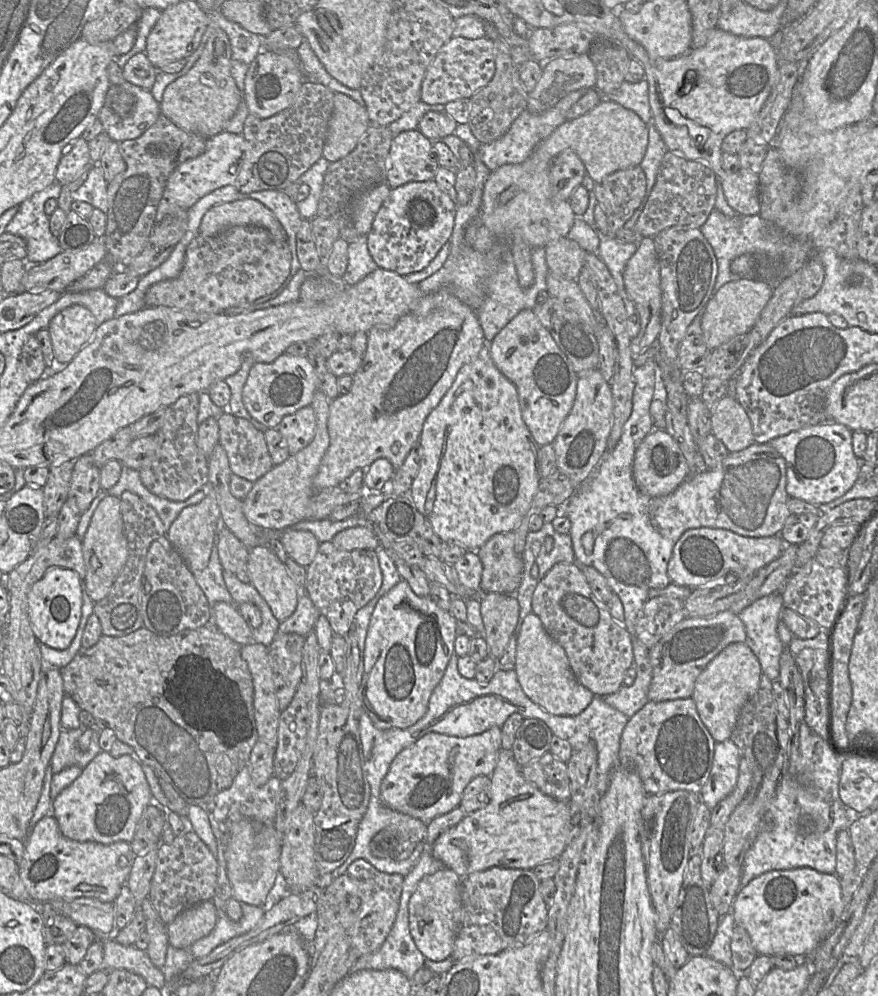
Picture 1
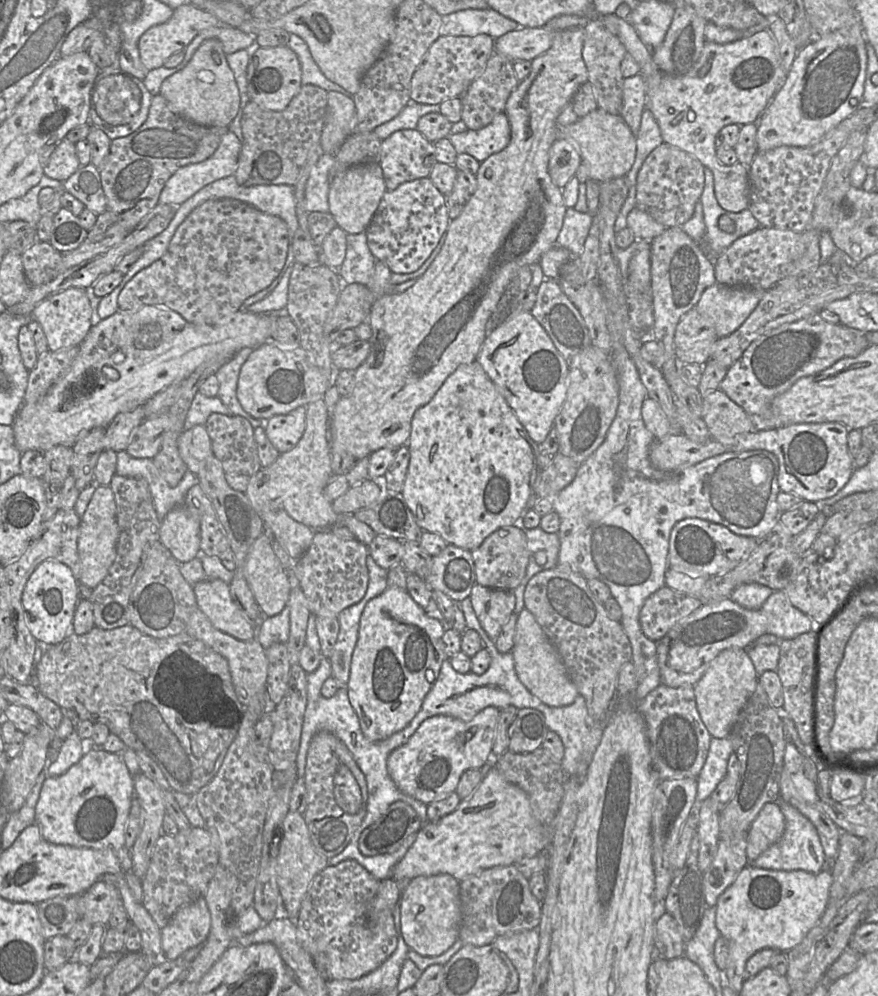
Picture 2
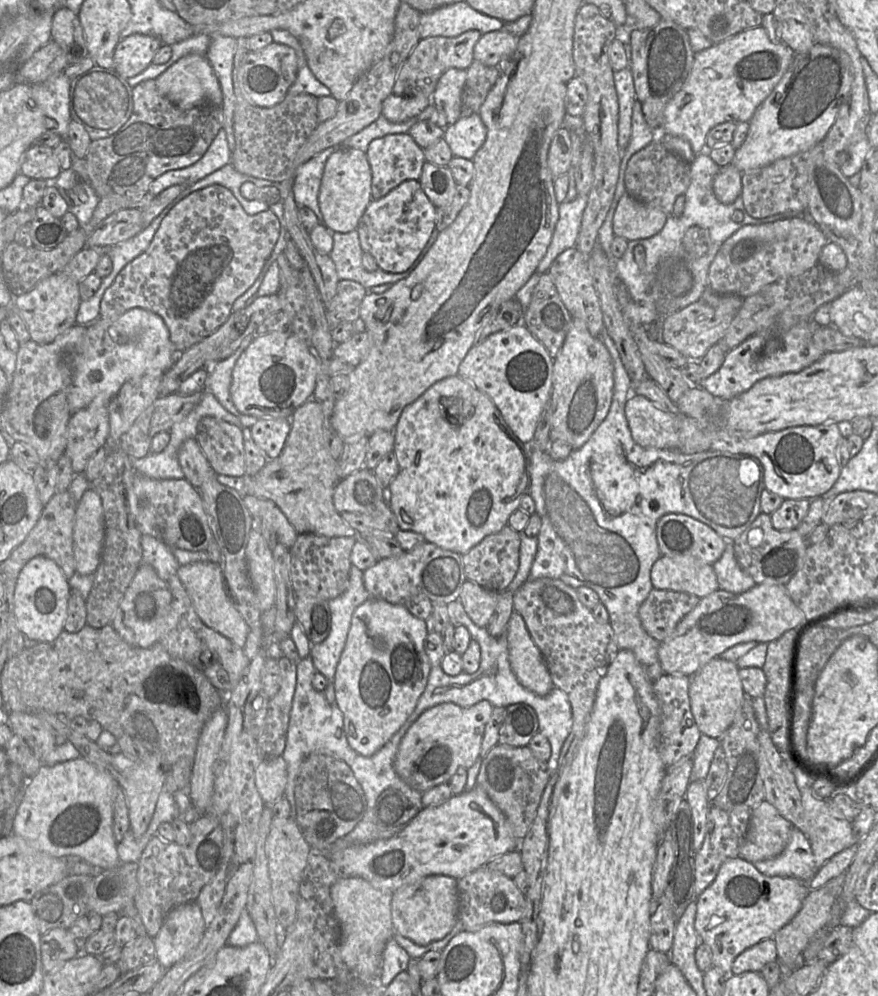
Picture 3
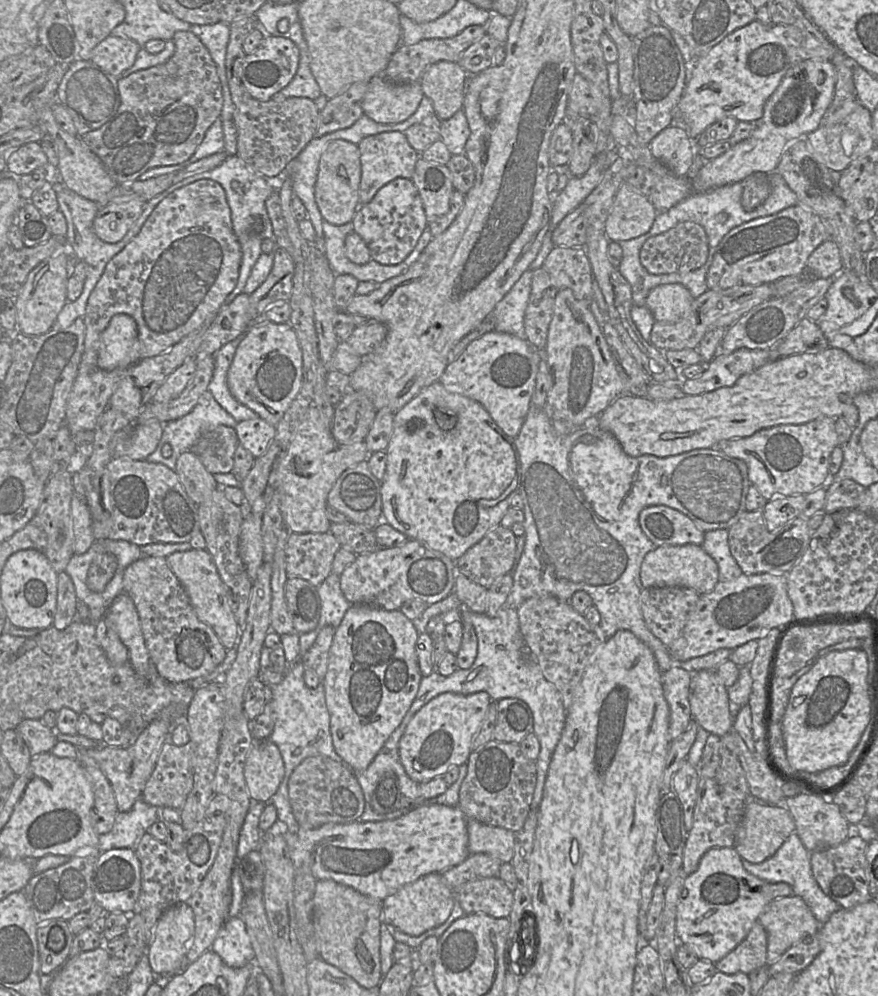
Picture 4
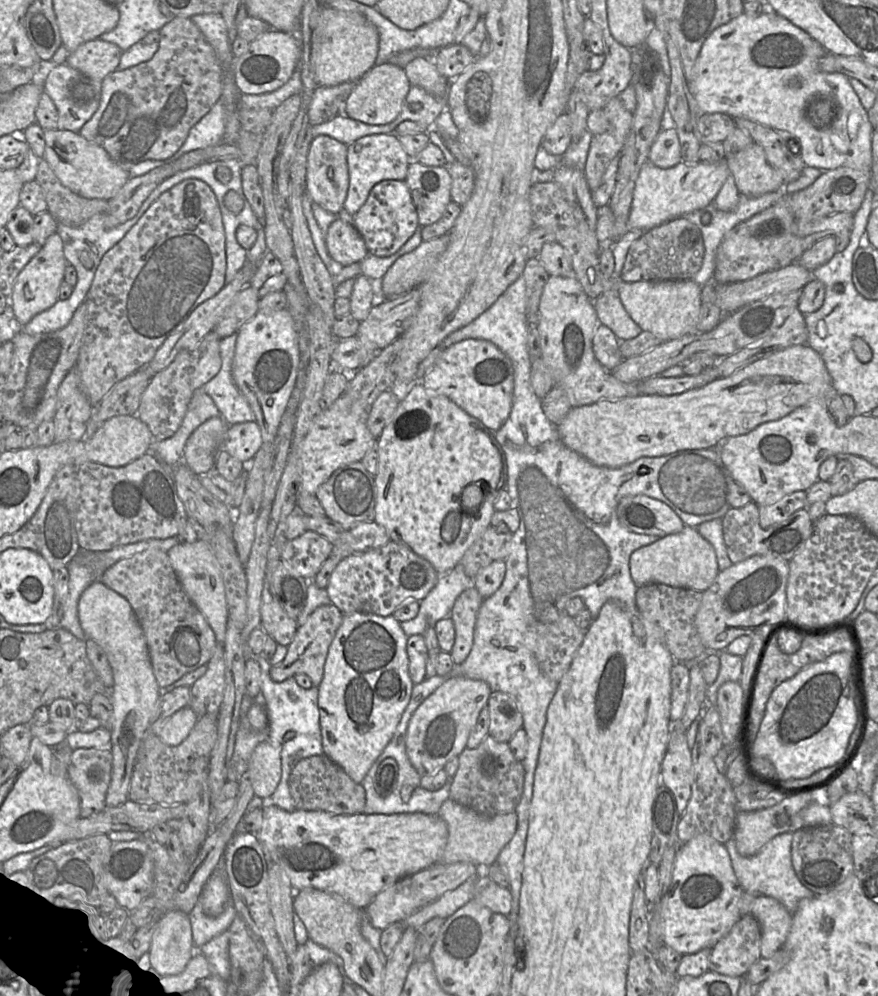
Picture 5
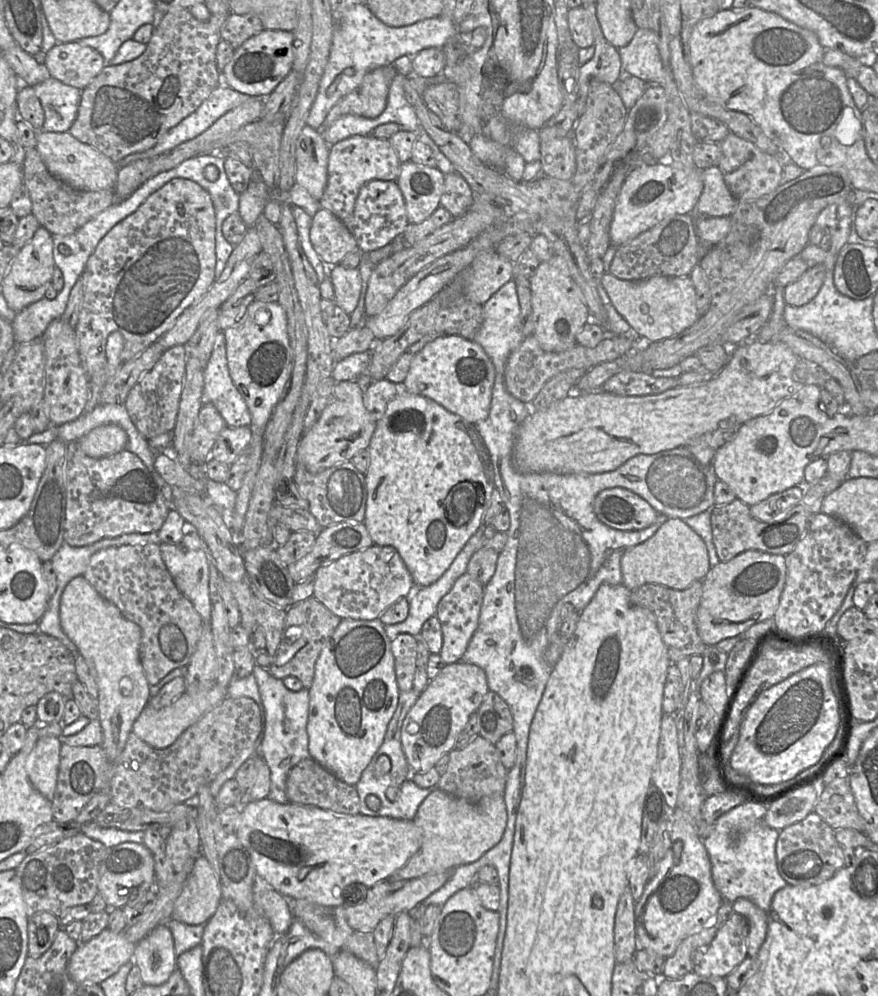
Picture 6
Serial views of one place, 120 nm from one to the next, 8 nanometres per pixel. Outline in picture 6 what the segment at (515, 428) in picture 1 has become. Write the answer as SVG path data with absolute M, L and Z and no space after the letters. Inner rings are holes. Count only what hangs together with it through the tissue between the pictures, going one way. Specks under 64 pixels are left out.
M395 383L395 385L397 386L398 395L388 403L384 415L377 421L375 431L367 448L370 454L370 462L367 472L364 474L367 499L363 523L375 545L392 546L397 550L412 576L414 586L426 587L442 576L467 541L484 526L483 517L489 506L490 496L493 490L496 489L494 482L495 469L489 452L474 424L449 412L427 397L407 392L402 383Z

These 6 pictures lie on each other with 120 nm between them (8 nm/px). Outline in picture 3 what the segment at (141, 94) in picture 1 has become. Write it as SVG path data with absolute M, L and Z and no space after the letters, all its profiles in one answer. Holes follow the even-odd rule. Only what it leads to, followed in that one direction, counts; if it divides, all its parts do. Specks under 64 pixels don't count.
M94 66L70 78L70 114L83 125L92 140L109 137L128 121L133 112L132 87L115 69Z

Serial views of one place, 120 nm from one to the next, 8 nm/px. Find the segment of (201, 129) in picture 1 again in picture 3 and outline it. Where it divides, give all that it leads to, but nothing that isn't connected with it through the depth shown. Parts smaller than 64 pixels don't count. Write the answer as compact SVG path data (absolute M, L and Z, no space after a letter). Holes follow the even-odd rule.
M189 54L181 57L160 74L155 82L160 94L181 109L222 107L222 90L218 78L205 55Z

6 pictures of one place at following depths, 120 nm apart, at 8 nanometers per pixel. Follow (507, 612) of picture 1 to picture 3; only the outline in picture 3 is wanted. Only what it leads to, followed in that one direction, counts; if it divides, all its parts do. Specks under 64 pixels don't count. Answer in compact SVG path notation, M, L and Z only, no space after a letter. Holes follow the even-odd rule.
M466 579L456 600L460 600L465 612L476 625L487 628L497 604L498 594L498 591L486 589Z

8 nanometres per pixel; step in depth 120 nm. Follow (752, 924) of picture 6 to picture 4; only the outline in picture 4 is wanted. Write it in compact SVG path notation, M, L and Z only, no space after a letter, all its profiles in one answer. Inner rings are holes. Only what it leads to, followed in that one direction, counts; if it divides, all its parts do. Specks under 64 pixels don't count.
M799 896L769 902L758 922L767 932L767 965L806 937L817 934L821 924Z

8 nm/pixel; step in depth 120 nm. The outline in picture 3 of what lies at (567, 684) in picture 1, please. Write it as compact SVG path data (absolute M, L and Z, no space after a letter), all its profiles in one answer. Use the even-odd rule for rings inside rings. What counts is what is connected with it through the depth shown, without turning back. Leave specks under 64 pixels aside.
M516 611L508 622L507 641L510 665L520 684L537 695L549 694L555 686L546 662Z

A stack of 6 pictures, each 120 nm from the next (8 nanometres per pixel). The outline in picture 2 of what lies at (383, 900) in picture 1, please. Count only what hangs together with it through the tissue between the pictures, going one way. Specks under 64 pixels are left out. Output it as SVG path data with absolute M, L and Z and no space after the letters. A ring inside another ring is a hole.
M355 860L342 861L337 865L328 865L311 882L300 907L298 917L294 922L297 928L297 937L302 947L314 958L317 954L326 954L330 961L330 975L333 980L339 979L357 979L361 976L375 970L379 967L397 948L397 933L394 926L394 916L388 911L385 911L380 915L380 917L375 921L369 922L369 910L370 903L376 896L378 889L380 887L380 881L371 875L363 866L361 866Z

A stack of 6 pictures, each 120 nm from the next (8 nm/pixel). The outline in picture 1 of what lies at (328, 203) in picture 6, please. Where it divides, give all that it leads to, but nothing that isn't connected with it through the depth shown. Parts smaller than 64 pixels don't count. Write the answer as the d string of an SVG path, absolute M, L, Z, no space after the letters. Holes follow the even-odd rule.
M418 129L395 135L389 155L386 183L391 189L408 182L434 179L439 167L431 140Z

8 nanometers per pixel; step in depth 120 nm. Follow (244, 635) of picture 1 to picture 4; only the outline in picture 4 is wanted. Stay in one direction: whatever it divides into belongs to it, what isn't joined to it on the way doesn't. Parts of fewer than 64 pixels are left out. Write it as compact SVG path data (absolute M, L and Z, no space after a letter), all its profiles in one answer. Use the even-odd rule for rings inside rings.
M191 549L170 554L167 563L174 575L181 582L197 614L218 636L222 645L231 650L240 642L241 630L231 607L231 594L222 581L215 562L207 549Z

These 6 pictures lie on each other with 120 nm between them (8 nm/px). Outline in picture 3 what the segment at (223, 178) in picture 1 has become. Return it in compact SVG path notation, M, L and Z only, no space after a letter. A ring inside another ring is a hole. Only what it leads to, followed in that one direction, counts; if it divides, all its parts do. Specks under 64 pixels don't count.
M222 128L197 162L182 169L163 173L151 183L149 192L157 196L173 185L190 186L230 163L231 159L232 152L229 150L226 133Z

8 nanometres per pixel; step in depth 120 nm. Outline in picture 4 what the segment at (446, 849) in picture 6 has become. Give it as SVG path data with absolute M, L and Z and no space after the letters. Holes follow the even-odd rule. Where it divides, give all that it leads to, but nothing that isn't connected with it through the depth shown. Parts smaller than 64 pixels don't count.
M468 819L467 832L470 854L486 853L500 859L502 863L512 860L516 834L513 831Z

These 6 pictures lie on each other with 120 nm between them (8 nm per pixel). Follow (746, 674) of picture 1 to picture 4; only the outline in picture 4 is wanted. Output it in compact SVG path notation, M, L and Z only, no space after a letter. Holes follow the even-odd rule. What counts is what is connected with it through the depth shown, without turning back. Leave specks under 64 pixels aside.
M714 670L691 673L689 703L692 719L712 735L730 733L733 725L733 706L728 688Z

